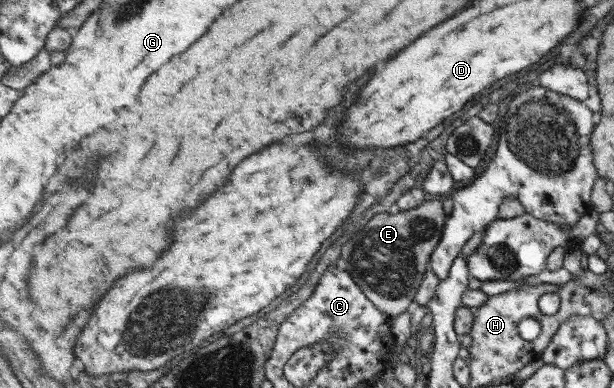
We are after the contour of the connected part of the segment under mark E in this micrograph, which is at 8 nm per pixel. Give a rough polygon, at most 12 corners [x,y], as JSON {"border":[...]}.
{"border":[[439,198],[377,213],[338,250],[395,319],[448,216]]}

